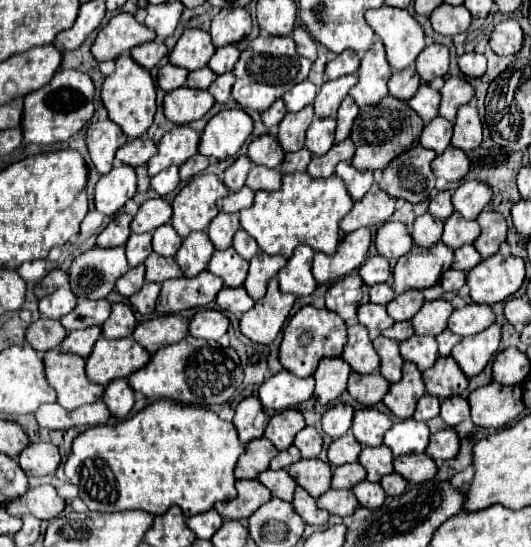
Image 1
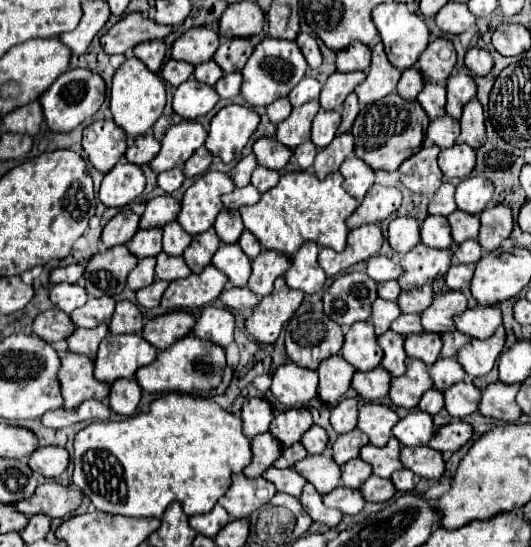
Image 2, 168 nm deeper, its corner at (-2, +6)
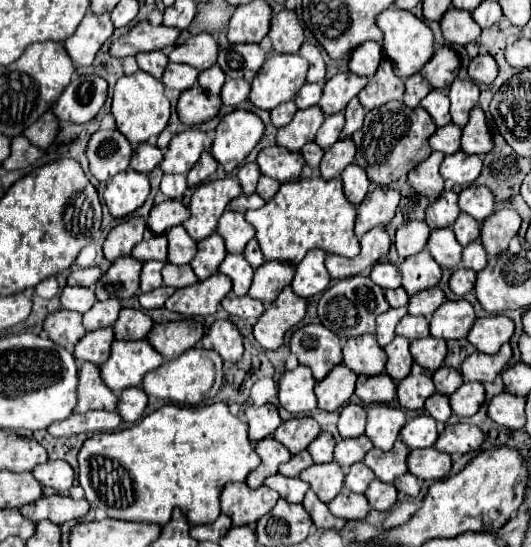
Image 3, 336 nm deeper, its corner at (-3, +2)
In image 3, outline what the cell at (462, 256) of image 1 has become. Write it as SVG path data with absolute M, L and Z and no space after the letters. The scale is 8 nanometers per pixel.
M475 241L473 245L467 245L463 249L463 267L465 269L481 271L485 265L487 265L487 253L479 241Z

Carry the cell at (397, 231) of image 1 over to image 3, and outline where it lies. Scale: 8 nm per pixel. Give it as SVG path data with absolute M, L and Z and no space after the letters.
M409 221L399 225L395 233L395 247L399 257L409 257L413 253L419 253L429 237L429 227L425 221Z

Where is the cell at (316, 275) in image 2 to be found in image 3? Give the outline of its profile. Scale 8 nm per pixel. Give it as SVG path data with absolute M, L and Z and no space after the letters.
M311 249L305 259L297 265L295 277L293 277L293 293L299 297L315 297L323 293L331 281L325 265L323 265L325 253L321 249Z

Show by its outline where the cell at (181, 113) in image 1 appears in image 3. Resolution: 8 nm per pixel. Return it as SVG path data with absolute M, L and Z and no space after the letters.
M197 83L183 91L177 103L177 115L187 125L199 125L211 121L221 109L221 97L205 93Z

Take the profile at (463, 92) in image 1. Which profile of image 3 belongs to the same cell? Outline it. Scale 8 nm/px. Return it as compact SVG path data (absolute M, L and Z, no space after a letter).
M455 79L453 85L449 87L449 99L451 99L453 123L459 127L465 127L465 123L469 119L469 111L477 105L479 87L475 81Z

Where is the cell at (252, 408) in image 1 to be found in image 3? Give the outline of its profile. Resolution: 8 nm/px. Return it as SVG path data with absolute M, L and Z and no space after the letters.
M249 405L245 409L247 425L249 425L249 441L257 445L257 441L273 435L273 431L281 425L281 417L275 405Z

